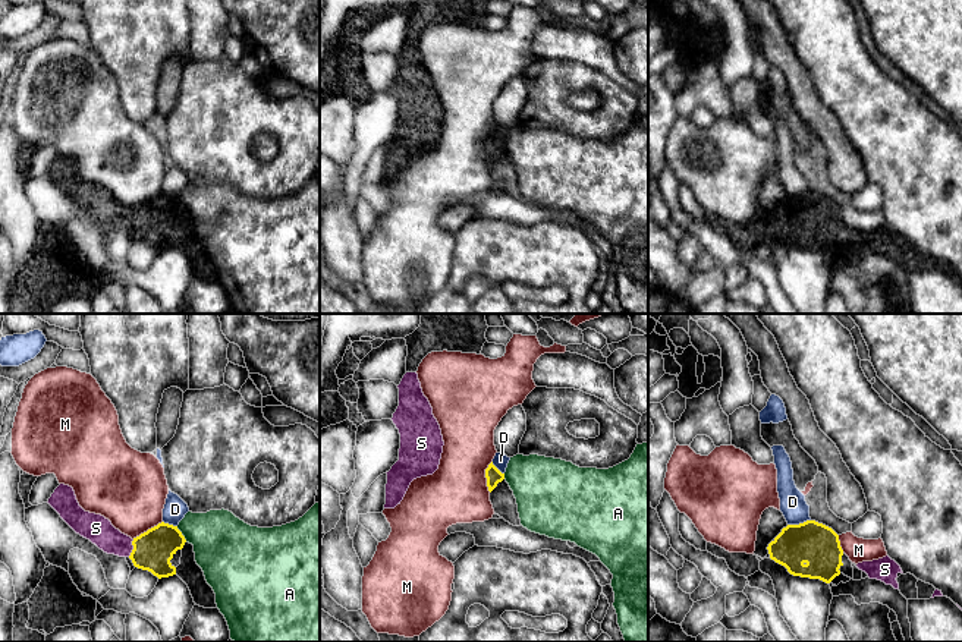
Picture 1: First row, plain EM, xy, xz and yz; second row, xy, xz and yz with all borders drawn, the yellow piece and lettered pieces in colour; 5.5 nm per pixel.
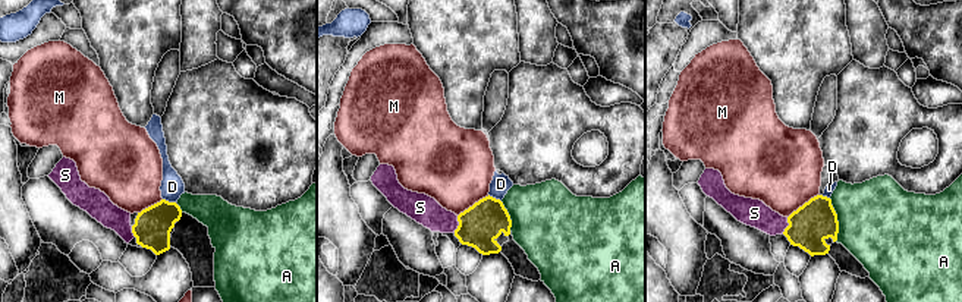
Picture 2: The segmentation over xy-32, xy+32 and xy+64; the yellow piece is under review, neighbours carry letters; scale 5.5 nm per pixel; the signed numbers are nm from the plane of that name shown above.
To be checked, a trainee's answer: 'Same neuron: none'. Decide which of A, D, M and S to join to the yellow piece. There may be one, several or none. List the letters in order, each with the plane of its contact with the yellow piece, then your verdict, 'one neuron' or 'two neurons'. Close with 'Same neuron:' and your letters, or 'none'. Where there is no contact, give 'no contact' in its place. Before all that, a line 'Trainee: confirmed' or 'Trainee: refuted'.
Trainee: refuted
A: meets yellow in xy; two neurons
D: meets yellow in yz; two neurons
M: meets yellow in xz; two neurons
S: meets yellow in xy; one neuron
Same neuron: S

